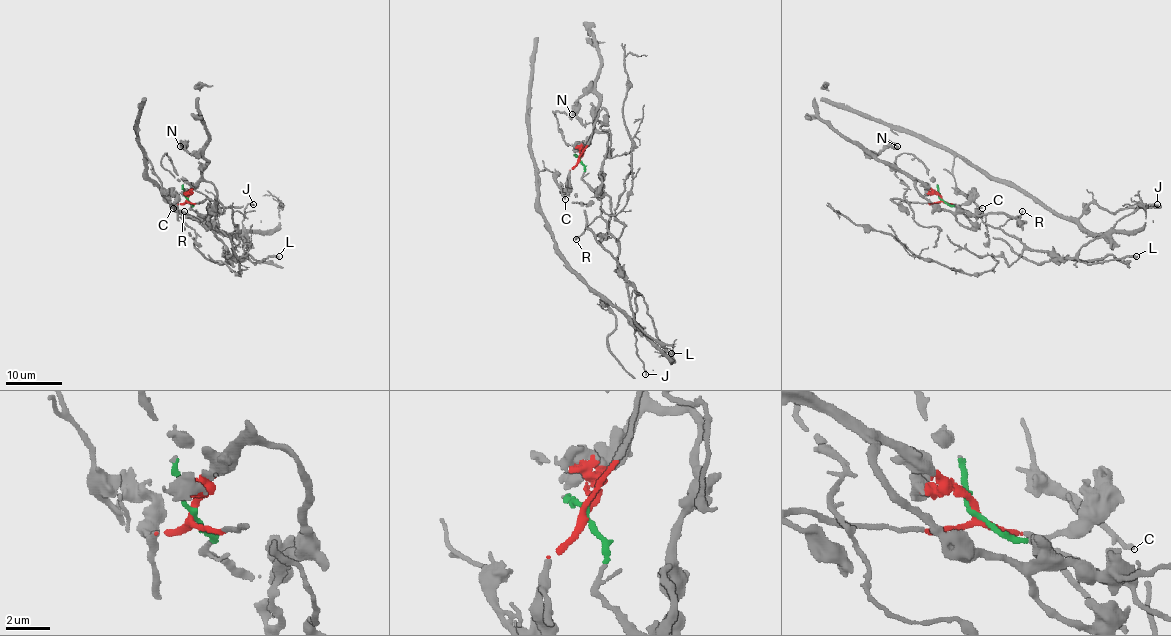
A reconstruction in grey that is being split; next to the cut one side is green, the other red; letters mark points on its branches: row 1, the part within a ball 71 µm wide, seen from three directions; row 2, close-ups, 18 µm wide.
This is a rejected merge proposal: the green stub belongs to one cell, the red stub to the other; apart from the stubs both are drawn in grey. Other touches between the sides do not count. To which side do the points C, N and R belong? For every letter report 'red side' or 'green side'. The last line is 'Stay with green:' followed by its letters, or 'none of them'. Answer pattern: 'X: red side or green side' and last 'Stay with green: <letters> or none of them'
C: red side
N: red side
R: green side
Stay with green: R

